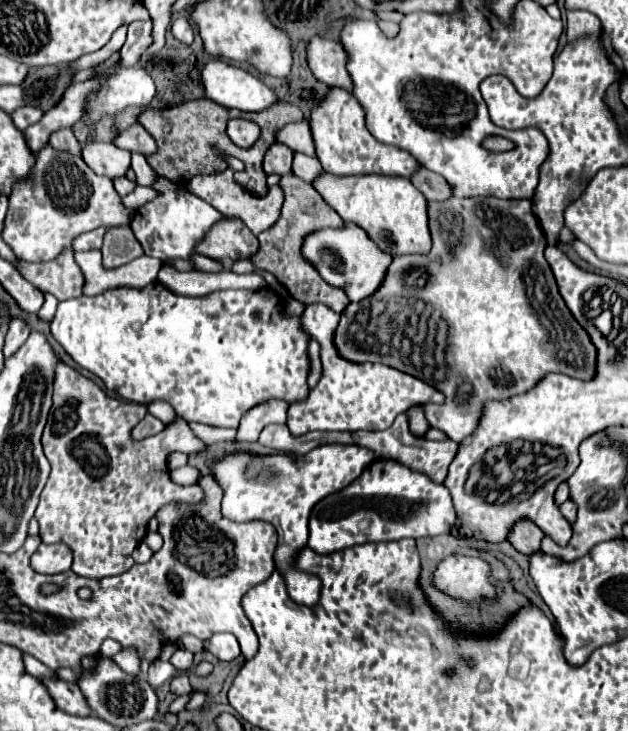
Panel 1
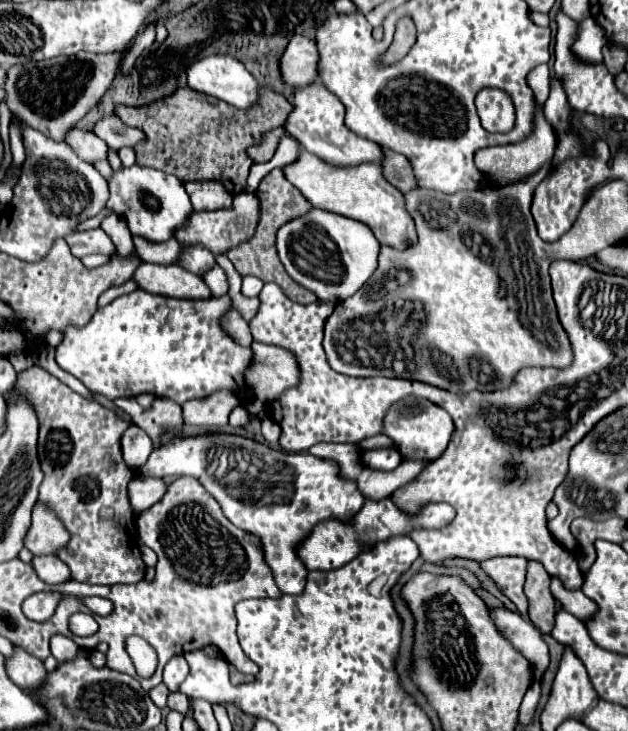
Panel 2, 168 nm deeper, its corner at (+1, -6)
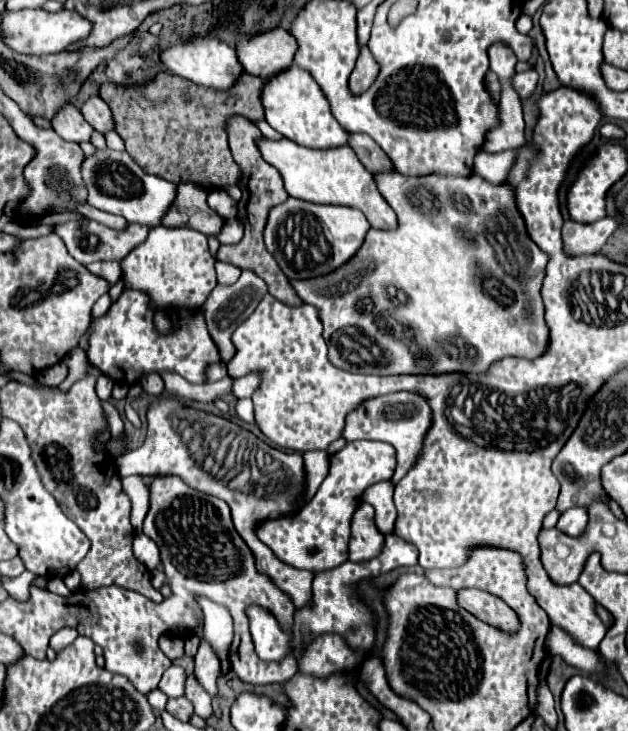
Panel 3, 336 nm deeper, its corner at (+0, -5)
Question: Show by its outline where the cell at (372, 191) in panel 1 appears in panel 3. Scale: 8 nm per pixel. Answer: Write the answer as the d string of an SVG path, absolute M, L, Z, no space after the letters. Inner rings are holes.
M260 138L258 150L262 158L280 172L284 180L284 190L290 196L318 204L342 204L360 208L374 228L396 226L396 218L394 212L390 210L390 204L378 194L378 188L374 186L374 176L362 166L362 162L358 162L356 154L348 146L316 150L300 146L288 138L280 140Z

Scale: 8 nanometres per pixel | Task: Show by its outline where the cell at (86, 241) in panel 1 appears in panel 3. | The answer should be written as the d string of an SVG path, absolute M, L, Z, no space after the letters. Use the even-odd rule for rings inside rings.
M68 220L68 222L62 222L62 224L54 224L52 232L62 238L70 256L86 266L86 264L98 262L98 260L120 262L122 258L126 258L126 254L130 250L134 250L138 244L142 244L146 240L150 228L142 226L142 224L128 224L124 230L114 230L114 228L108 228L108 226L104 226L96 220Z

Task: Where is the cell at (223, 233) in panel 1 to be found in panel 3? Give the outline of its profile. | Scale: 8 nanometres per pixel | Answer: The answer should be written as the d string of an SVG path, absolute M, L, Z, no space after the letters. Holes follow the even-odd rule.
M180 182L176 184L176 198L168 212L162 218L162 226L178 228L188 226L206 236L216 236L222 228L224 220L210 210L206 204L206 188L196 182Z

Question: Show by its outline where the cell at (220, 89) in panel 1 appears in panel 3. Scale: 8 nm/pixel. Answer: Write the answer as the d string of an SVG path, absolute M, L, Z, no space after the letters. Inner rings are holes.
M196 36L192 40L174 42L170 48L166 48L160 54L160 60L170 72L174 72L190 82L196 82L200 86L208 86L208 88L216 88L216 90L228 90L230 86L234 86L234 82L242 74L242 66L234 54L234 48L230 48L226 42L222 42L218 38L210 38L210 36L204 36L204 38Z

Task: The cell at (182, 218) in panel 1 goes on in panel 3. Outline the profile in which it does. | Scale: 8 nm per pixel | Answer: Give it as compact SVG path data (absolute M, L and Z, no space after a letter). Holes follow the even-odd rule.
M110 148L96 150L92 156L84 158L80 170L82 170L84 188L88 192L86 202L98 210L124 216L128 222L138 222L138 224L156 228L160 226L162 216L170 208L170 202L174 202L176 184L152 174L146 174L128 156L128 152L118 152Z

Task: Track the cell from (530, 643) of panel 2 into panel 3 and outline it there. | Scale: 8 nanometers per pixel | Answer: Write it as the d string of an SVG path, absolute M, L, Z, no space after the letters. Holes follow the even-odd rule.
M462 588L462 590L456 590L456 602L464 610L474 614L478 620L494 628L500 628L506 632L518 630L518 618L514 610L510 610L506 602L502 602L500 598L494 598L494 594L488 594L476 588Z

